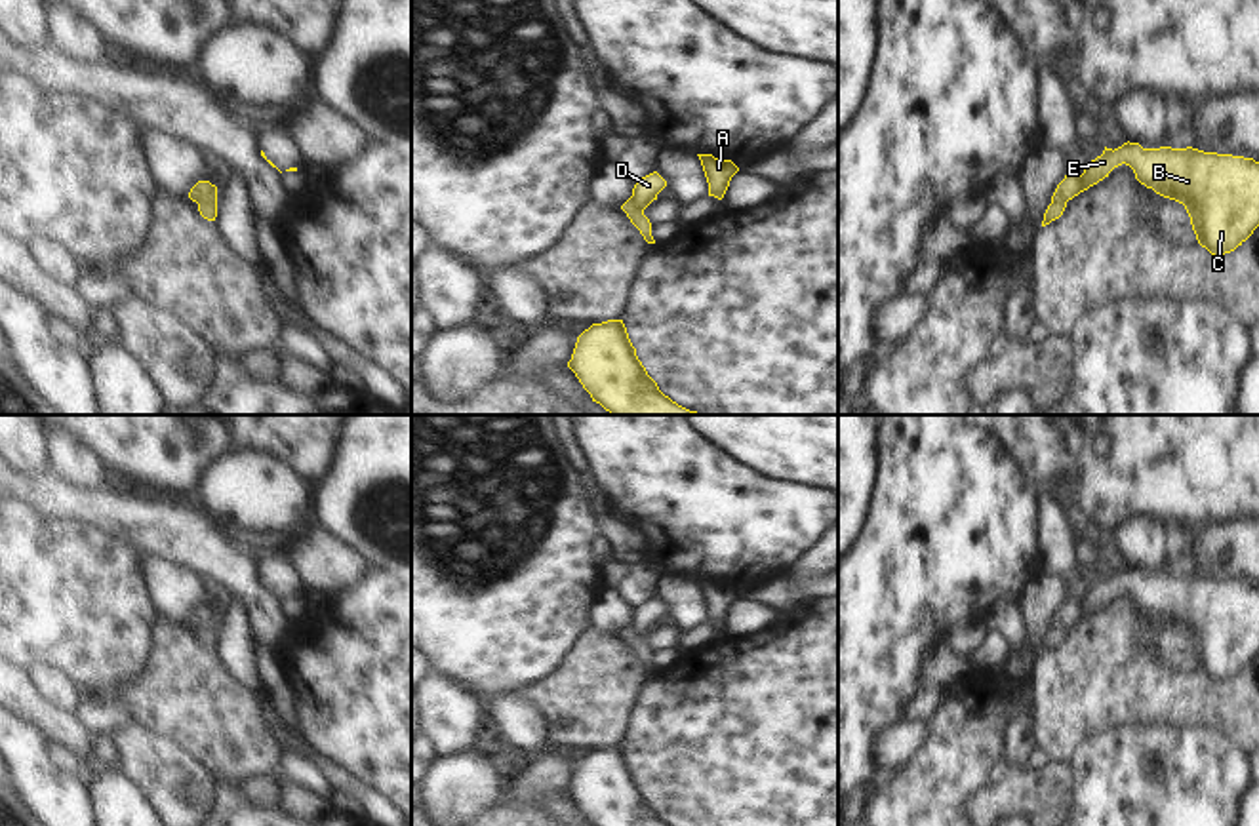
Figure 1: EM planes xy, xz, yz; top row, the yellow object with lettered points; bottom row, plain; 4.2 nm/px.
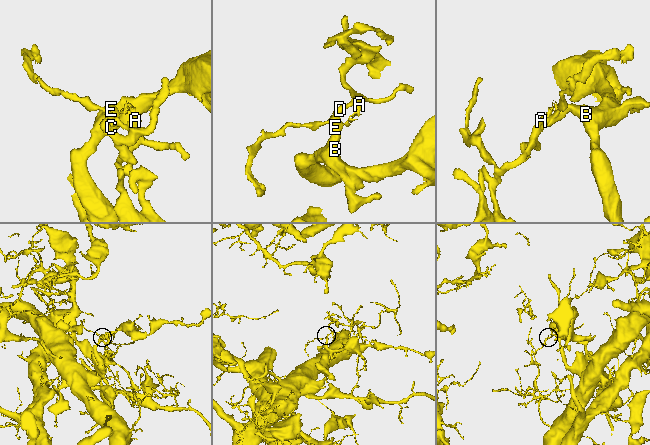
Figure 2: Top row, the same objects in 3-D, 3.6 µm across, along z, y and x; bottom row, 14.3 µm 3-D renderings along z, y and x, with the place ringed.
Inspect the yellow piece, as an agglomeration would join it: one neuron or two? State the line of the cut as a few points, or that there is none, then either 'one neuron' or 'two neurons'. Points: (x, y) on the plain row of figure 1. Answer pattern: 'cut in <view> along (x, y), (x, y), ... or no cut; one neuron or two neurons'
cut in xz along (629, 625), (642, 636); two neurons

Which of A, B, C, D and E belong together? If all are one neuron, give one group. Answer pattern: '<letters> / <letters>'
A D / B C E

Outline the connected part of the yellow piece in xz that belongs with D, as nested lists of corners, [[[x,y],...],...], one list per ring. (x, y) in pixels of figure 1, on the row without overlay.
[[[657,598],[638,605],[630,622],[632,634],[646,636],[665,613],[667,607]]]

